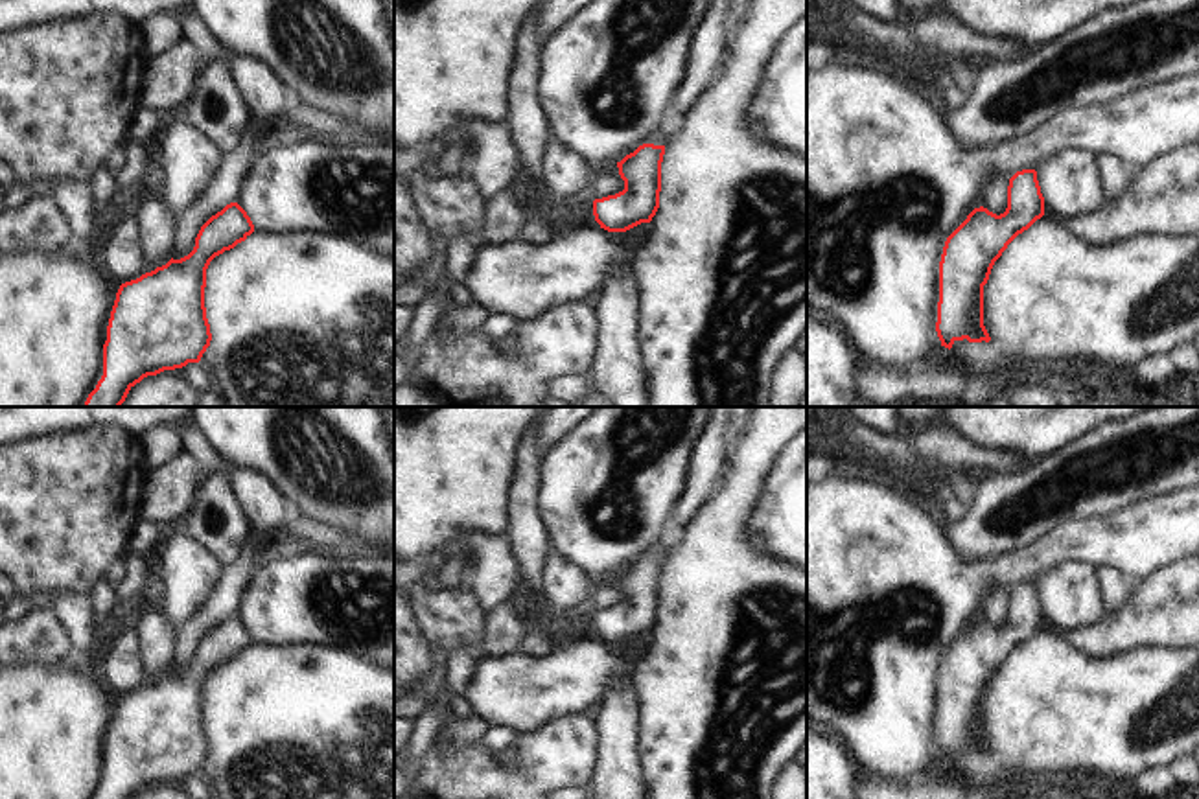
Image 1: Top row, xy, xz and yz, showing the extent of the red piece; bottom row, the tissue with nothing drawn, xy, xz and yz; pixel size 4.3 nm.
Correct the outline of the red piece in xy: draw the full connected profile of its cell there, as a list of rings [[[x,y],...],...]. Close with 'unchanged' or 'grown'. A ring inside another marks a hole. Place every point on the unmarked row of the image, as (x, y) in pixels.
[[[230,615],[199,643],[193,663],[166,677],[125,694],[116,705],[103,757],[103,788],[96,799],[134,799],[147,788],[199,775],[212,746],[204,720],[206,681],[210,674],[245,654],[254,644],[247,624]]]; unchanged

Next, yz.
[[[1035,582],[1017,584],[1007,598],[1007,620],[996,628],[974,620],[947,650],[939,674],[936,744],[941,758],[956,753],[989,755],[984,738],[984,698],[1007,657],[1044,628],[1044,609]]]; unchanged

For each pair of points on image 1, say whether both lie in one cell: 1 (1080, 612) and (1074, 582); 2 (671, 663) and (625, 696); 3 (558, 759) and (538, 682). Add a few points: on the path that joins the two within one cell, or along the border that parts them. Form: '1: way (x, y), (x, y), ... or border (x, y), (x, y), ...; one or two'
1: way (1078, 604), (1074, 590); one
2: border (634, 683), (641, 731); two
3: border (582, 711), (558, 717), (540, 729), (518, 735); two

